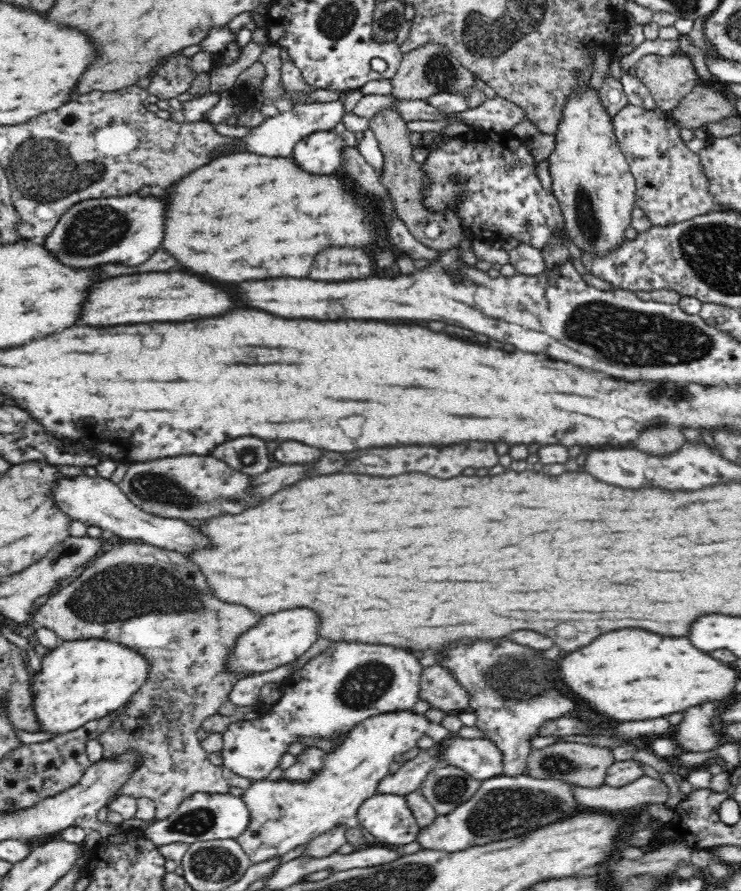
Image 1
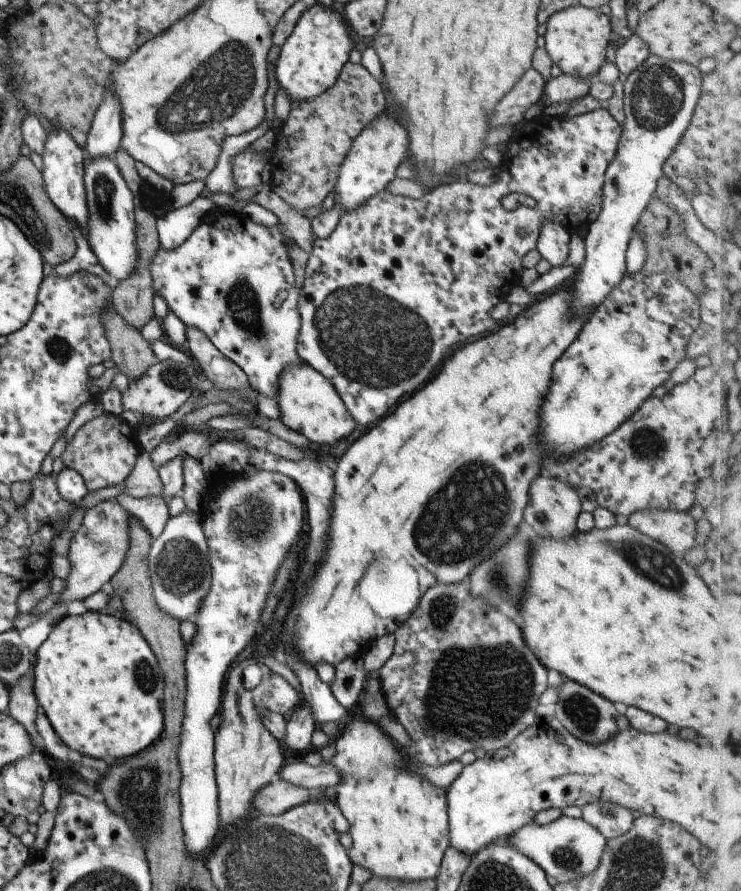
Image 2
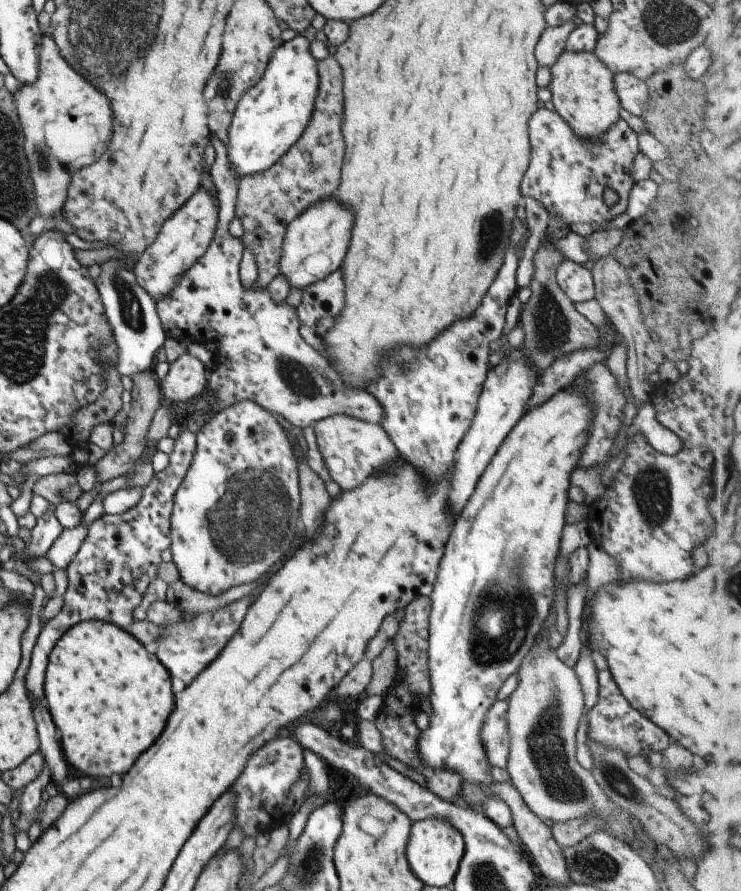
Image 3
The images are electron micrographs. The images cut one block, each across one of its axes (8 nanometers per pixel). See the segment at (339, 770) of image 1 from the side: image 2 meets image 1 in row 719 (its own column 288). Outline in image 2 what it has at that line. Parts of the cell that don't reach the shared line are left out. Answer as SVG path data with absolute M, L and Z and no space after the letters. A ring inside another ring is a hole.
M303 362L283 368L279 376L277 398L274 400L279 408L281 424L293 432L302 434L313 447L333 446L339 440L345 440L357 426L355 420L345 410L331 382Z

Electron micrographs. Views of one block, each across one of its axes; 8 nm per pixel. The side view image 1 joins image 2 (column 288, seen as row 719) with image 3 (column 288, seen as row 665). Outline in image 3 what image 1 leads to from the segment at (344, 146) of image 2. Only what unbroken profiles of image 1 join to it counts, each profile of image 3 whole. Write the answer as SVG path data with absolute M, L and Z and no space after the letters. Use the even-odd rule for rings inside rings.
M332 56L315 62L318 90L312 114L299 139L285 155L267 171L239 179L236 191L235 217L239 219L243 234L238 238L243 248L255 257L257 279L255 289L264 290L278 274L280 247L286 227L308 207L333 197L338 186L343 140L339 134L341 124L341 70Z

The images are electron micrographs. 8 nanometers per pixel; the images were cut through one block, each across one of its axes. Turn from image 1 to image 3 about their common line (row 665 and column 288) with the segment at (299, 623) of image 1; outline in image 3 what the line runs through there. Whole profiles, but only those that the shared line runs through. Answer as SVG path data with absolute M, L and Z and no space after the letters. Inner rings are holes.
M331 197L308 207L286 227L280 247L278 274L288 283L290 289L303 291L341 266L349 242L351 222L351 212Z

